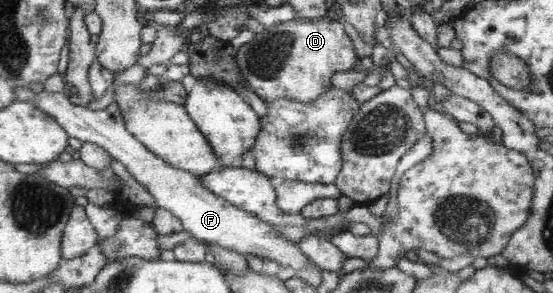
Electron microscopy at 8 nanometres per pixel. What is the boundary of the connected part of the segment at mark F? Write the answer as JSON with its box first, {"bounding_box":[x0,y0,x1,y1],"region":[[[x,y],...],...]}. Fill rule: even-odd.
{"bounding_box":[30,90,311,274],"region":[[[43,90],[35,93],[30,102],[37,109],[44,110],[45,113],[56,118],[75,139],[83,143],[100,145],[101,148],[108,150],[112,157],[119,160],[131,176],[145,187],[145,190],[153,197],[156,207],[169,211],[177,217],[181,221],[183,230],[189,232],[193,238],[231,249],[244,257],[255,256],[275,261],[281,268],[293,268],[296,274],[311,263],[305,258],[297,243],[283,237],[275,227],[260,221],[255,214],[248,213],[247,210],[240,209],[207,190],[202,183],[201,176],[177,169],[156,153],[149,151],[149,148],[129,133],[127,122],[121,116],[115,99],[103,110],[91,110],[87,106],[74,104],[65,91]]]}

